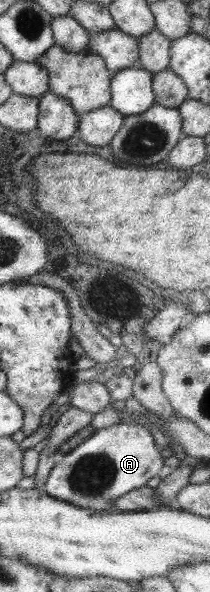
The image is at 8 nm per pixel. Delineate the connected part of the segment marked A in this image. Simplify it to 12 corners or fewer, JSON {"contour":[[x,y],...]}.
{"contour":[[147,428],[95,429],[59,457],[41,490],[112,511],[163,466]]}

